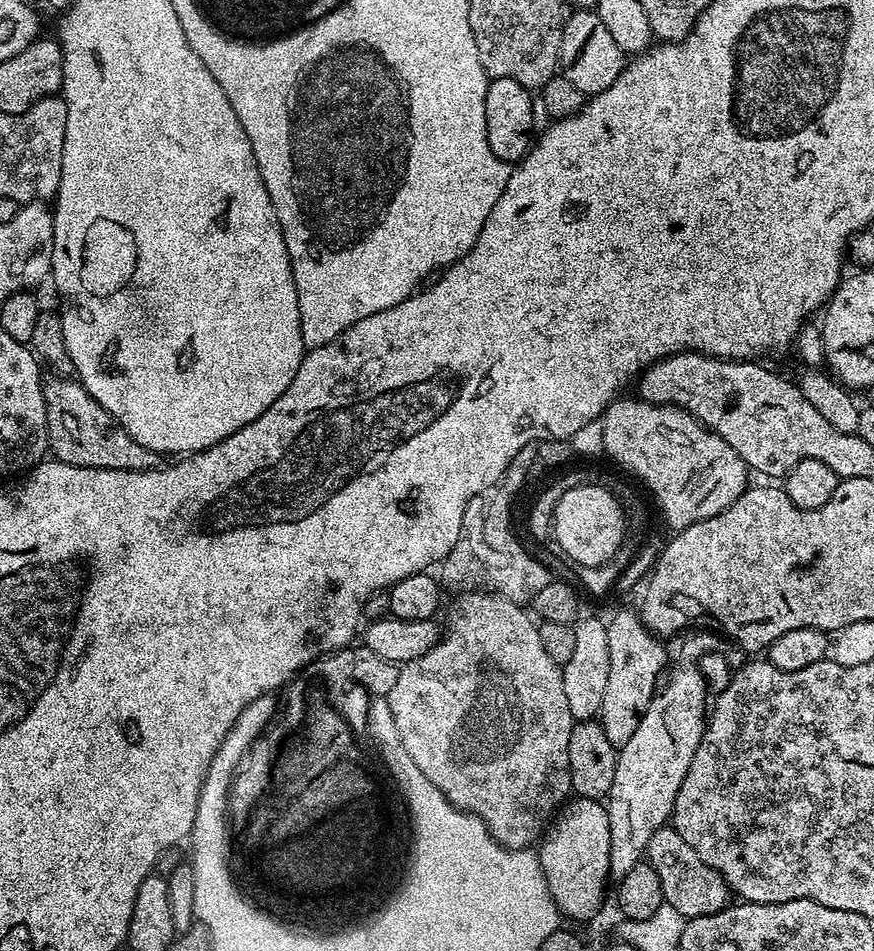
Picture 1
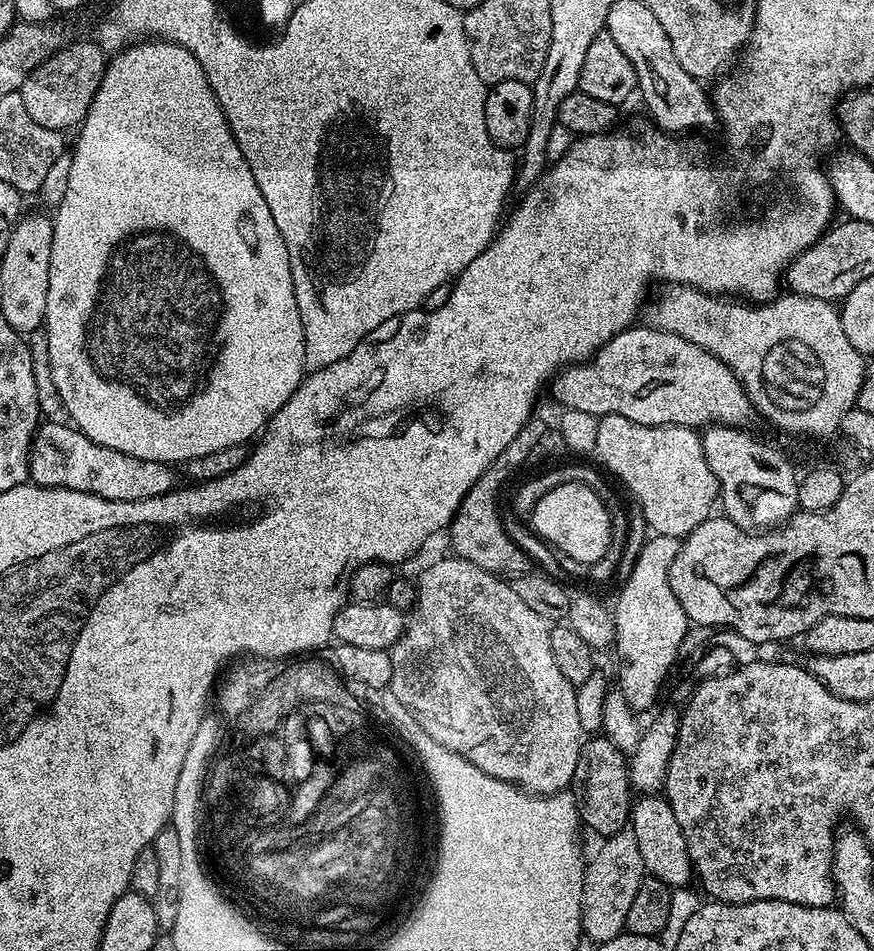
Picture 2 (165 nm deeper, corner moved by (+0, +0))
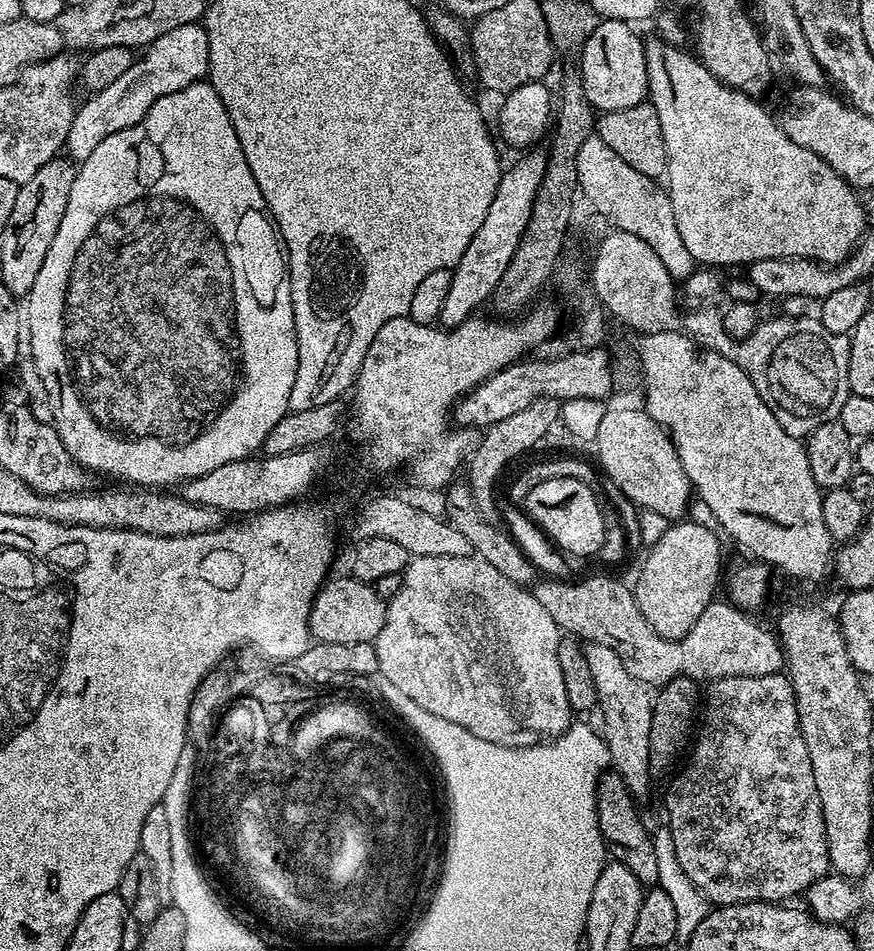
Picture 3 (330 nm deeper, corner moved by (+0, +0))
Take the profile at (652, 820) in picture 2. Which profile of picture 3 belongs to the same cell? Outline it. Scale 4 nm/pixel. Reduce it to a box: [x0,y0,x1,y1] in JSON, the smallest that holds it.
[583,643,654,798]

